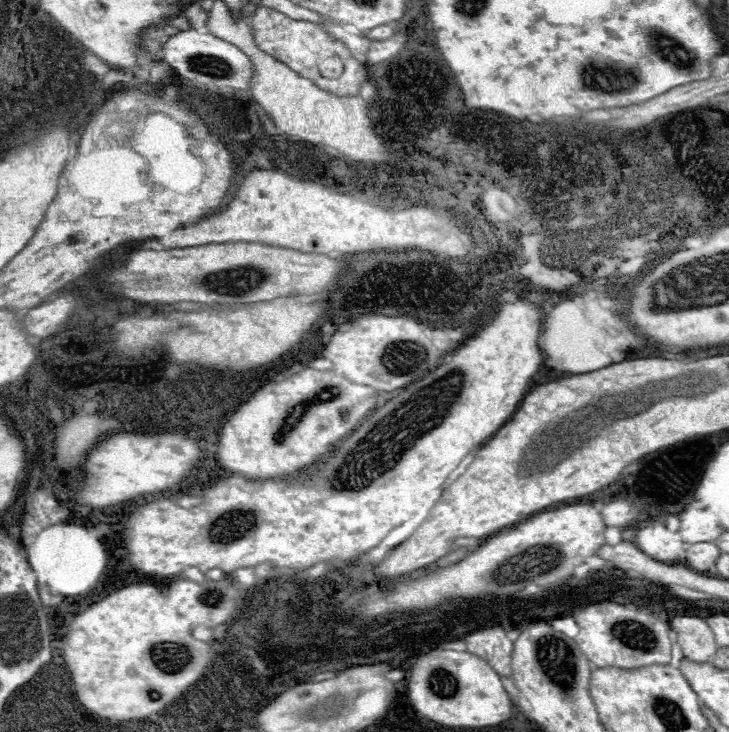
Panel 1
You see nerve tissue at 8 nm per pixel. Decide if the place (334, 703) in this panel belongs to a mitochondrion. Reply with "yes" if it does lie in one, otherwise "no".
yes

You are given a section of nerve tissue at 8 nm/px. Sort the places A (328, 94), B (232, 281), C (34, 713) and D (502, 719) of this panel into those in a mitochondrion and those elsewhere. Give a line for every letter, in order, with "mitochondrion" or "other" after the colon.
A: other
B: mitochondrion
C: mitochondrion
D: other

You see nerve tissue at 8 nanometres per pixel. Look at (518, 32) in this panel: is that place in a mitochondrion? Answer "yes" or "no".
no

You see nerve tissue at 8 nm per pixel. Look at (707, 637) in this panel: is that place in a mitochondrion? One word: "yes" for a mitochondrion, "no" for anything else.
no

